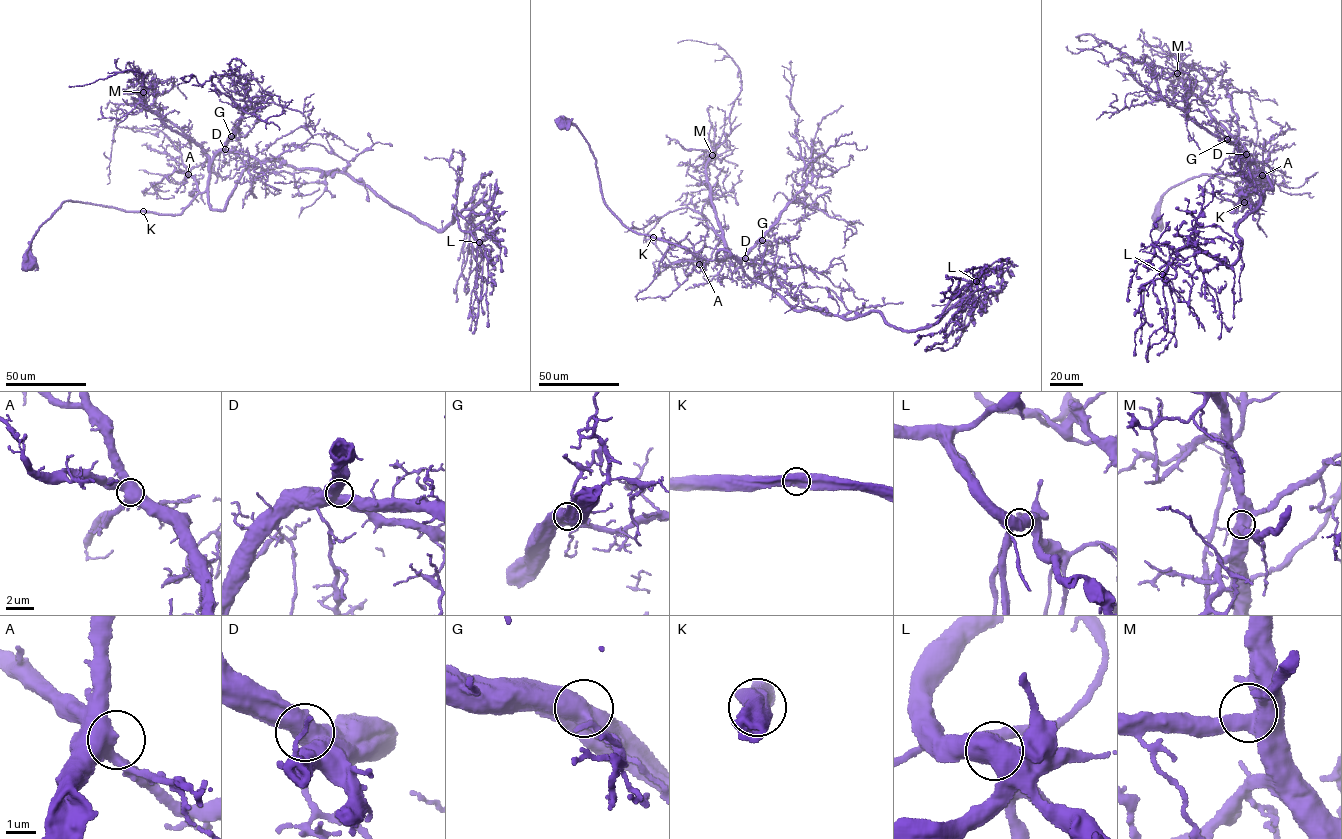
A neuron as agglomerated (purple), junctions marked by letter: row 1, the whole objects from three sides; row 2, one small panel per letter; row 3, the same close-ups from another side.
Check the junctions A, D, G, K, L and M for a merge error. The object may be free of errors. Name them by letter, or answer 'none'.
none

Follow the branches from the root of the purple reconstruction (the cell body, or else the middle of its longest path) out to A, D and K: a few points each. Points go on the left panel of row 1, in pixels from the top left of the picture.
A: (28, 264), (32, 262), (32, 237), (64, 202), (179, 214), (198, 193), (196, 182), (188, 174)
D: (28, 264), (32, 262), (32, 237), (64, 202), (179, 214), (206, 190), (213, 157), (225, 149)
K: (28, 264), (32, 262), (32, 237), (66, 201), (143, 211)

